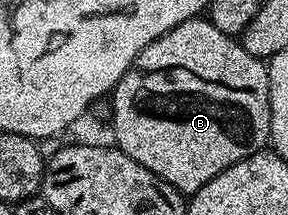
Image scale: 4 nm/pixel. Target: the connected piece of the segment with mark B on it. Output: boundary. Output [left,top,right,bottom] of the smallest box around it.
[110,17,270,197]

